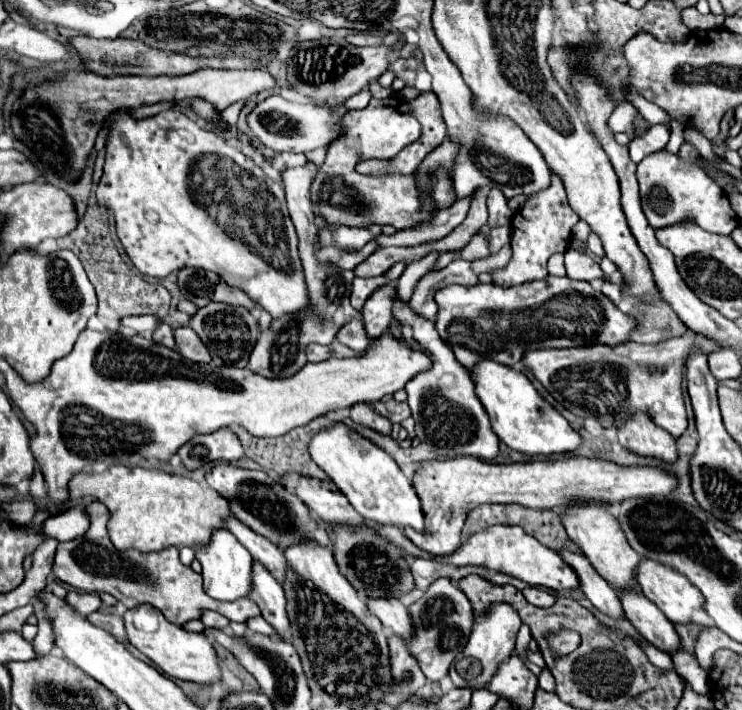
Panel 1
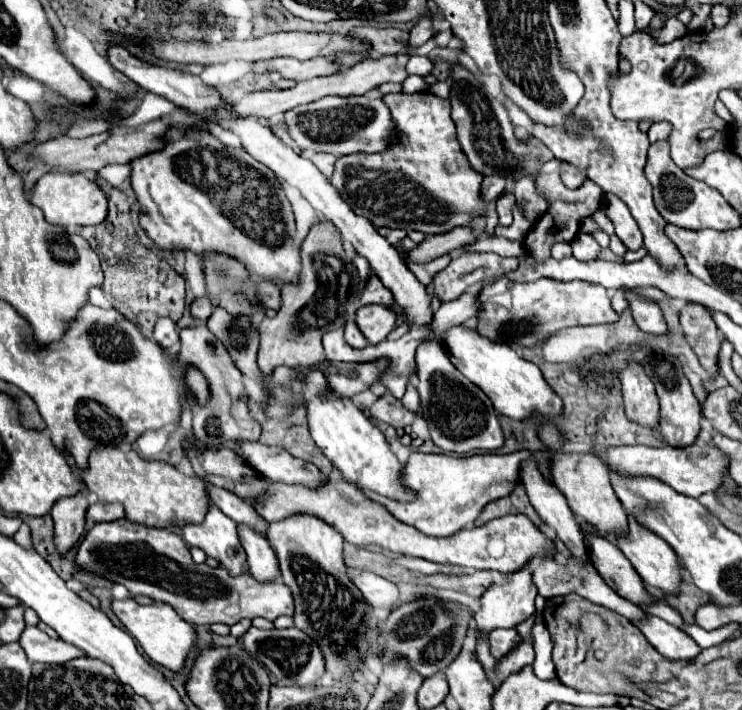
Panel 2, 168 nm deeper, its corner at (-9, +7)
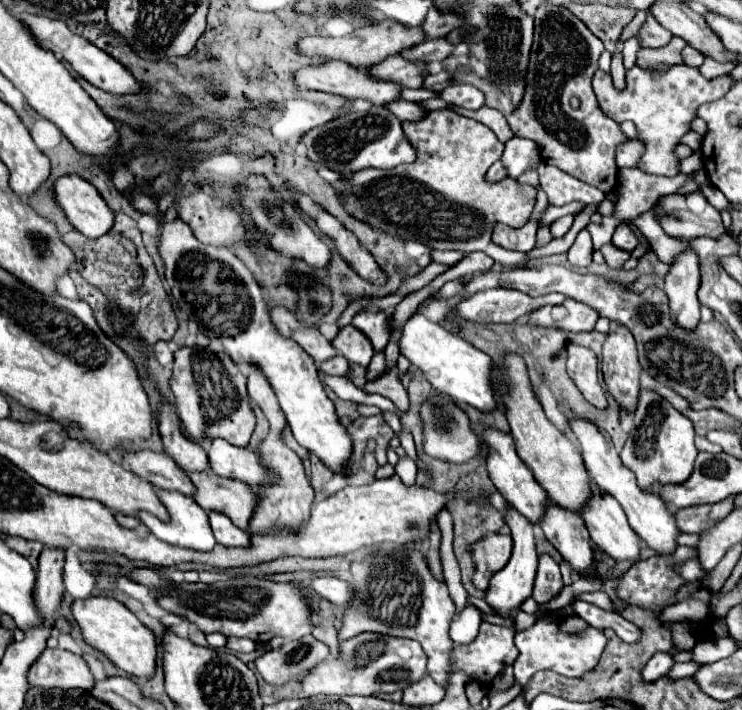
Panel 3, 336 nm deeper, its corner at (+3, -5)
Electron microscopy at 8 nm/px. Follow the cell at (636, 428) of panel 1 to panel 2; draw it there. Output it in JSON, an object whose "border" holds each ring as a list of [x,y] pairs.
{"border":[[[630,364],[620,372],[620,382],[628,420],[644,428],[658,430],[660,426],[658,396],[654,392],[652,380],[644,374],[644,368],[640,364]]]}

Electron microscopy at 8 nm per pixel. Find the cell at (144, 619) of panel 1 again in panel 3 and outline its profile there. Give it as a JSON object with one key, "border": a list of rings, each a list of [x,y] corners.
{"border":[[[90,596],[84,600],[74,600],[72,616],[80,626],[84,642],[102,652],[116,668],[132,676],[144,676],[144,678],[150,678],[154,674],[156,652],[158,652],[156,638],[122,602],[106,596]]]}

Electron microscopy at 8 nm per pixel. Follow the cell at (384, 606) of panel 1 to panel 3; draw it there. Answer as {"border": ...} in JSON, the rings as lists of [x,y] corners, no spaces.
{"border":[[[314,576],[308,586],[320,594],[322,598],[328,598],[330,602],[334,602],[338,608],[342,608],[346,602],[352,600],[352,588],[348,582],[342,582],[334,576]]]}

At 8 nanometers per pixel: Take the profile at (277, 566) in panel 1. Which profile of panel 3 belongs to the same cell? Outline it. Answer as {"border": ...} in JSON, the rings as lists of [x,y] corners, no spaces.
{"border":[[[132,450],[124,452],[124,464],[128,470],[144,478],[156,488],[178,490],[186,496],[194,494],[194,486],[190,478],[176,466],[172,456],[166,452],[152,452],[152,450]]]}

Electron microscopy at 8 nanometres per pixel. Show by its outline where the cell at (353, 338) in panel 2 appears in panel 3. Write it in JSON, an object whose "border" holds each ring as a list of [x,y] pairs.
{"border":[[[334,356],[320,364],[320,370],[328,376],[346,376],[348,374],[348,360],[344,356]]]}

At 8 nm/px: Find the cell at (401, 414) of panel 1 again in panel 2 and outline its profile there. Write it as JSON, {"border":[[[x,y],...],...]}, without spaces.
{"border":[[[390,394],[380,396],[372,406],[370,406],[370,416],[378,422],[386,422],[392,424],[394,428],[404,428],[408,424],[414,424],[414,420],[418,418],[418,412],[412,412],[408,408],[402,406],[400,400],[392,398]]]}

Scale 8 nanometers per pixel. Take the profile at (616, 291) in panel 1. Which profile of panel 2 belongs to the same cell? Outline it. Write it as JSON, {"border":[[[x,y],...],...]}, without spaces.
{"border":[[[618,288],[614,294],[612,294],[612,308],[622,314],[626,308],[628,308],[628,300],[624,300],[624,292],[628,292],[626,288]]]}

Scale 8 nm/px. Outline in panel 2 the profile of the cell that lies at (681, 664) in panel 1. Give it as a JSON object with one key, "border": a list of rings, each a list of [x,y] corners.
{"border":[[[648,616],[644,622],[634,622],[650,644],[668,660],[692,660],[700,654],[698,644],[680,628],[664,622],[662,618]]]}

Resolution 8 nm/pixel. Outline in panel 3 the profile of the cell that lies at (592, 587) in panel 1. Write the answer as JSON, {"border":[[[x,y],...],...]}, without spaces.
{"border":[[[486,428],[484,430],[484,444],[488,446],[488,474],[490,480],[494,482],[494,486],[498,488],[498,492],[528,520],[532,520],[534,524],[542,518],[544,514],[544,504],[546,504],[546,492],[544,488],[536,482],[536,478],[532,476],[532,472],[524,466],[524,462],[520,460],[520,456],[516,454],[514,448],[514,440],[510,434],[500,432],[496,428]]]}

